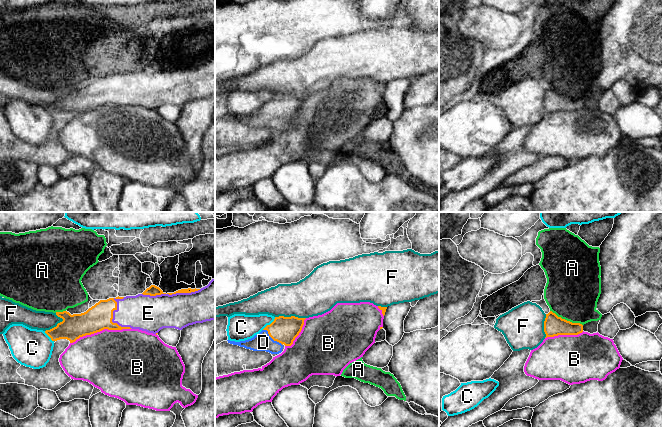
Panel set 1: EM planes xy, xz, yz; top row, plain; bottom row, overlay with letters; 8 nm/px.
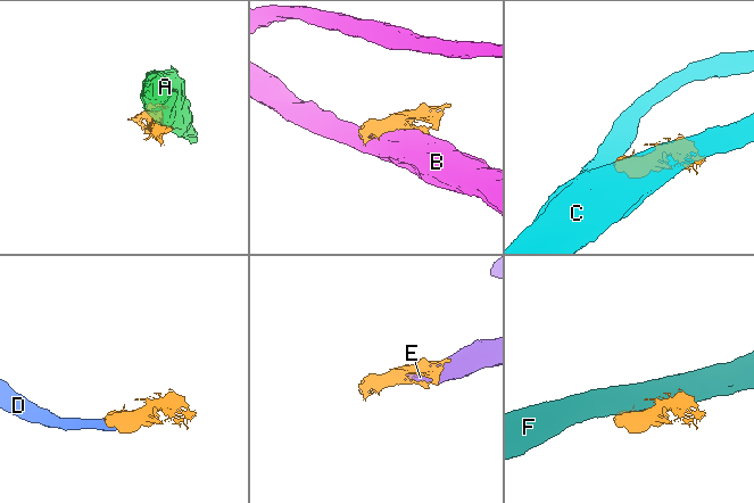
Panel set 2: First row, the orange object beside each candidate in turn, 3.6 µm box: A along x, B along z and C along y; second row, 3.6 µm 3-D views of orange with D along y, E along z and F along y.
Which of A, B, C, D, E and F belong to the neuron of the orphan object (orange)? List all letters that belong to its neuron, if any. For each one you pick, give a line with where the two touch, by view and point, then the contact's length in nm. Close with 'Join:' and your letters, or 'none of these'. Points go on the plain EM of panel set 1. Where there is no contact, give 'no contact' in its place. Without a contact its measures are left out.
D: xz (272, 114) | 200 nm
E: xy (112, 94) | 280 nm
Join: D, E

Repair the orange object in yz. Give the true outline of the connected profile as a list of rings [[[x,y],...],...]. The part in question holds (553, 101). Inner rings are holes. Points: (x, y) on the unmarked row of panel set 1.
[[[550,87],[546,90],[544,97],[544,108],[545,114],[558,111],[578,111],[583,108],[583,101],[562,95]]]

